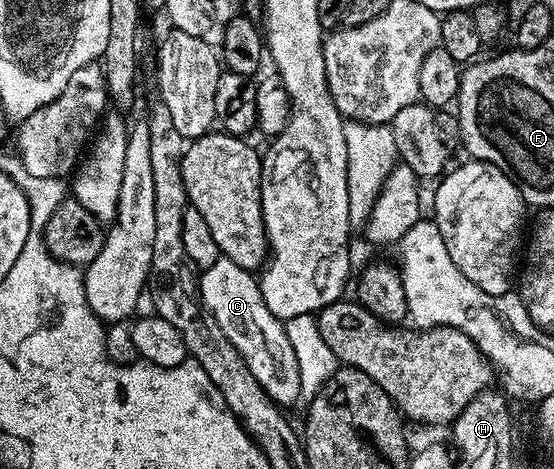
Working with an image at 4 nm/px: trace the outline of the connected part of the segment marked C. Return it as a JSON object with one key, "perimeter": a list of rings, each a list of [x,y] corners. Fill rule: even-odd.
{"perimeter":[[[222,258],[200,273],[199,291],[202,304],[215,318],[219,330],[223,330],[235,350],[239,350],[251,374],[255,374],[259,386],[274,404],[286,406],[300,401],[301,365],[297,363],[297,348],[294,341],[293,344],[289,341],[289,332],[285,329],[288,327],[267,310],[258,277],[250,269]]]}

